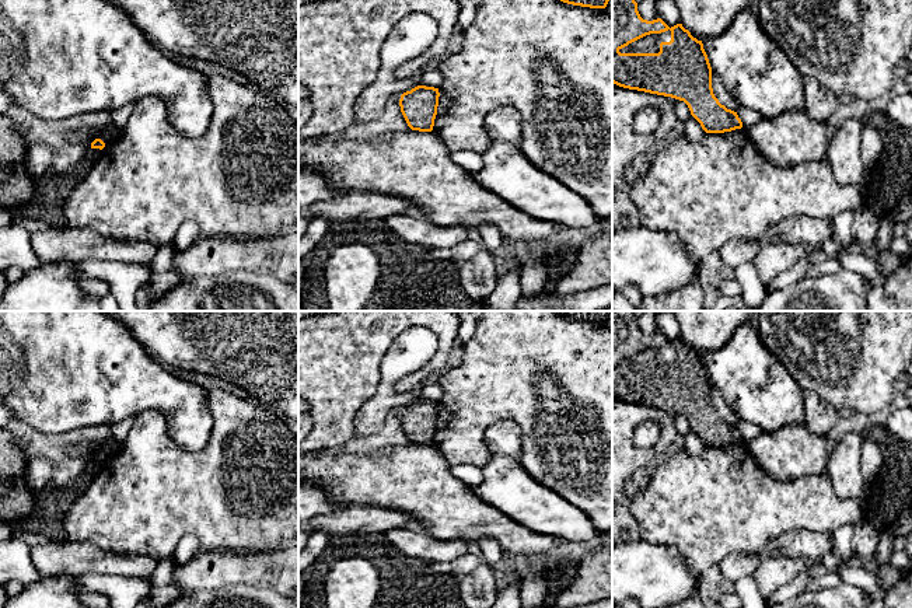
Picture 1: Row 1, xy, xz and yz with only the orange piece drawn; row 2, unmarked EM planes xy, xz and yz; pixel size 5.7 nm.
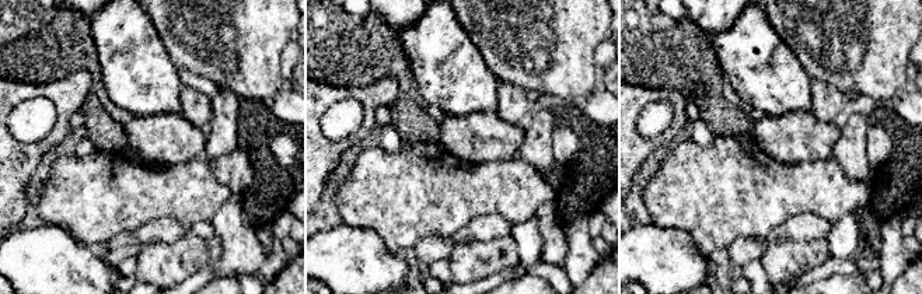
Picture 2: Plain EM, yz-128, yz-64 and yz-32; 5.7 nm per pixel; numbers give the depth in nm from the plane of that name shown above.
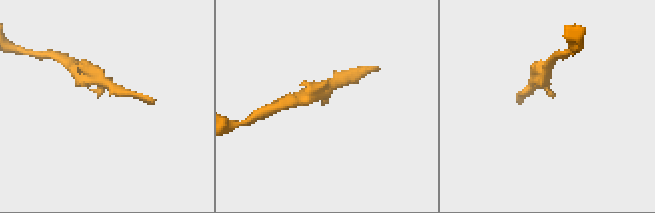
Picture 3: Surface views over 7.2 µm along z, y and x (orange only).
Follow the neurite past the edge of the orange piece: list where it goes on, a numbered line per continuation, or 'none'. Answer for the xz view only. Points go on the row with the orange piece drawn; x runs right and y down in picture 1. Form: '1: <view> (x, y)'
none

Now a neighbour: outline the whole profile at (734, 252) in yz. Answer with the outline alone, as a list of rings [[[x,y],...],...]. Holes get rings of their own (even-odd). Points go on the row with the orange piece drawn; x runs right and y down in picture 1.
[[[730,240],[719,249],[719,254],[726,266],[735,269],[741,263],[752,262],[758,247],[756,241]]]

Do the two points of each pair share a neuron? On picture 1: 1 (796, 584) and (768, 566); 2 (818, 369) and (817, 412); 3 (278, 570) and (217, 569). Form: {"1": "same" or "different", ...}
{"1": "different", "2": "different", "3": "same"}

